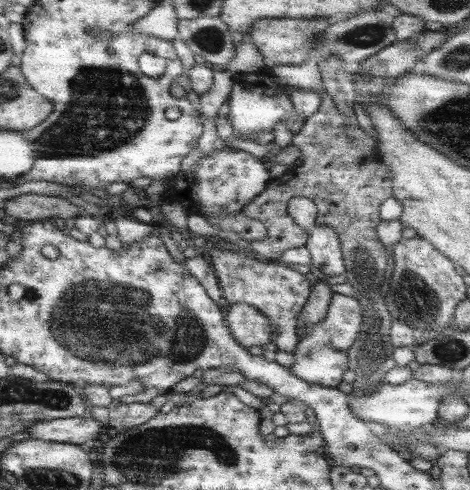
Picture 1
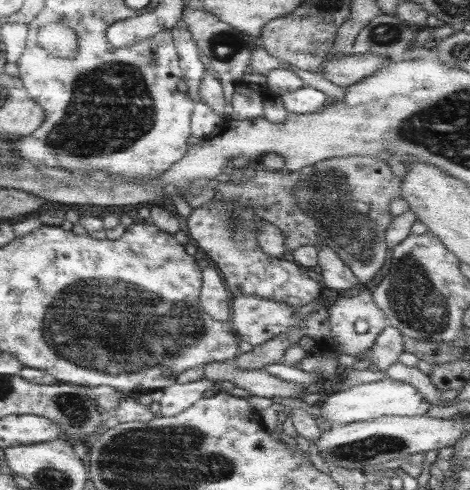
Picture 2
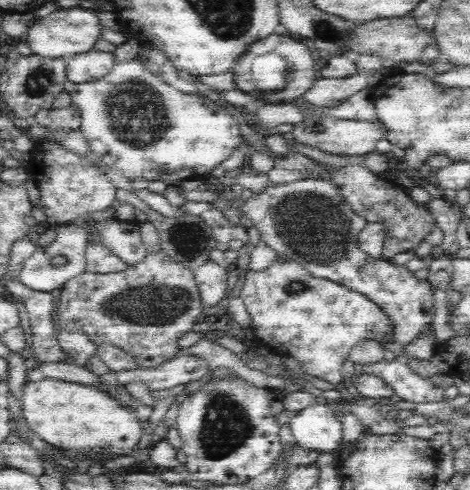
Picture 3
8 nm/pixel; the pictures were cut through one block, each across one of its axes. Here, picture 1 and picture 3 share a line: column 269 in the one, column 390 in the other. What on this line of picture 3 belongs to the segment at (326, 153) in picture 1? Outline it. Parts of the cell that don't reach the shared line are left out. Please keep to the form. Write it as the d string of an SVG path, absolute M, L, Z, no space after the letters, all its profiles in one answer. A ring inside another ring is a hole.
M296 146L288 148L286 154L280 154L280 156L272 154L270 160L276 170L300 172L300 174L304 174L304 178L326 180L326 182L334 184L334 188L338 188L338 196L342 196L342 200L346 200L346 206L350 208L350 212L354 212L356 216L362 216L362 220L366 220L366 224L380 224L384 228L382 256L386 260L392 260L400 252L416 250L418 244L422 242L422 238L426 238L436 224L434 216L430 214L430 208L416 204L412 200L412 192L404 190L402 186L398 186L396 182L392 182L386 176L372 174L368 168L362 168L362 166L330 168L330 166L324 166L324 164L308 158L308 154L300 152Z

